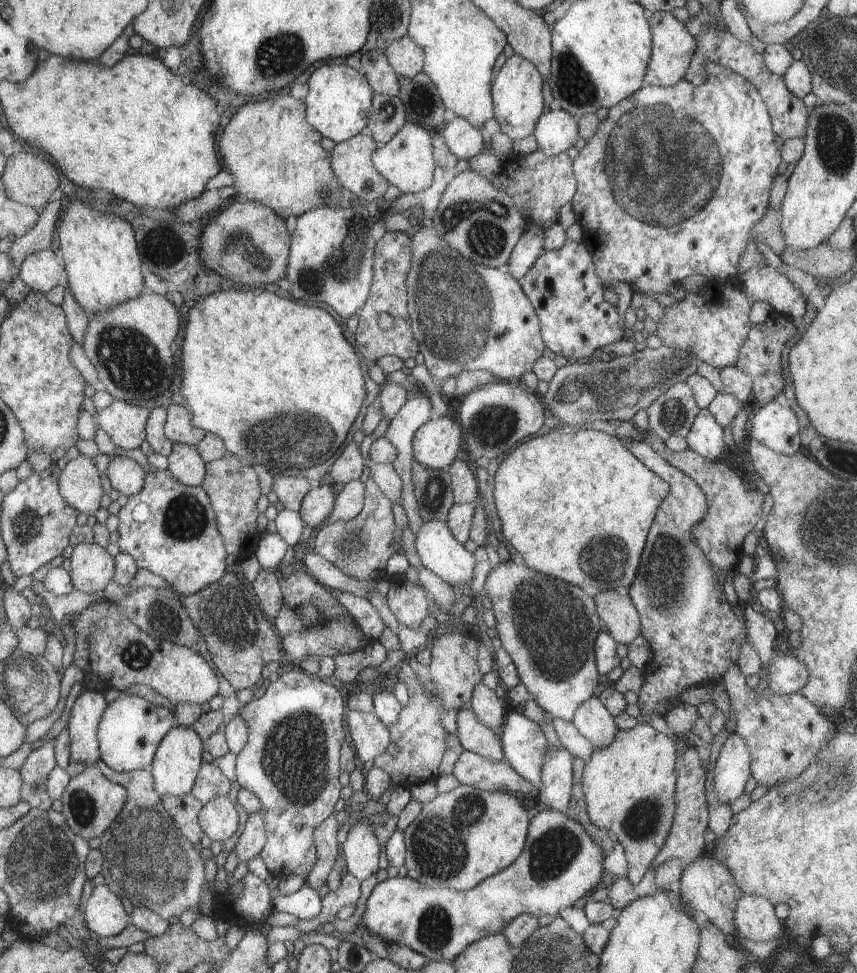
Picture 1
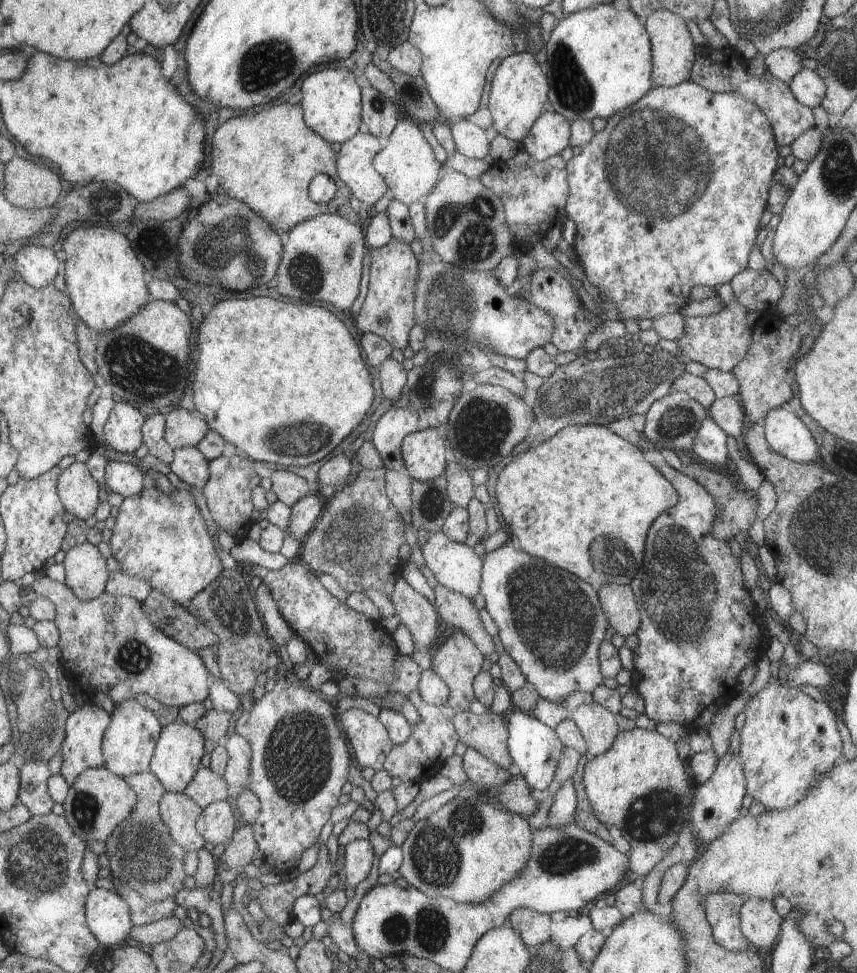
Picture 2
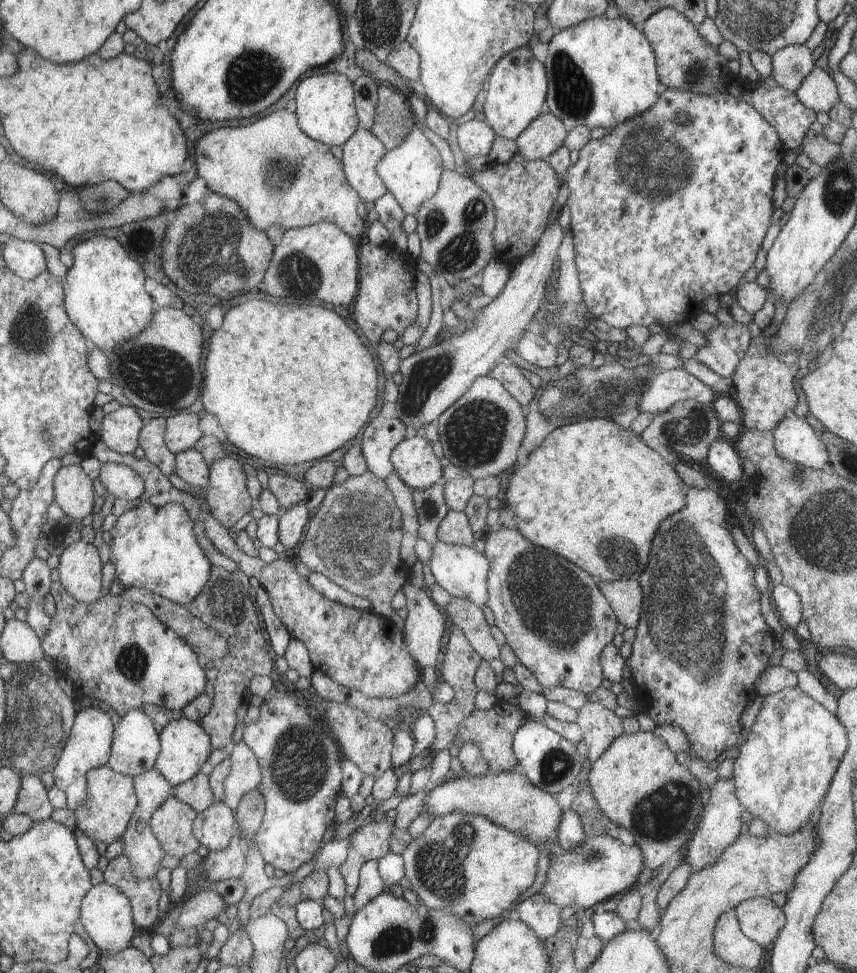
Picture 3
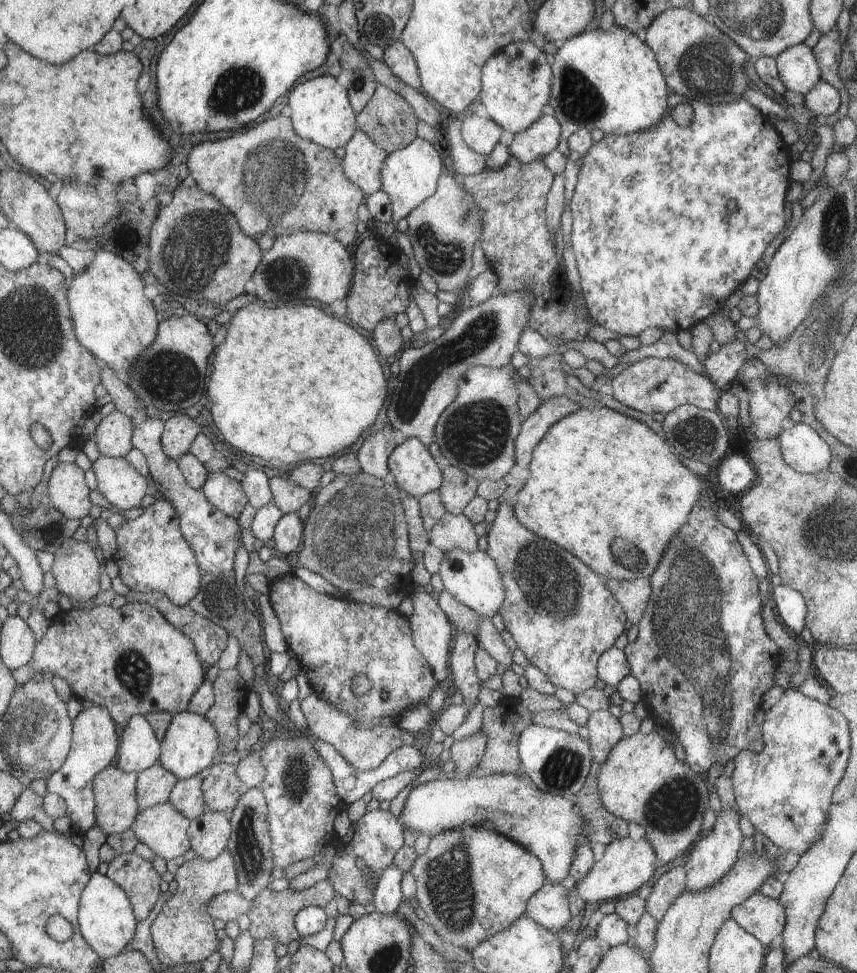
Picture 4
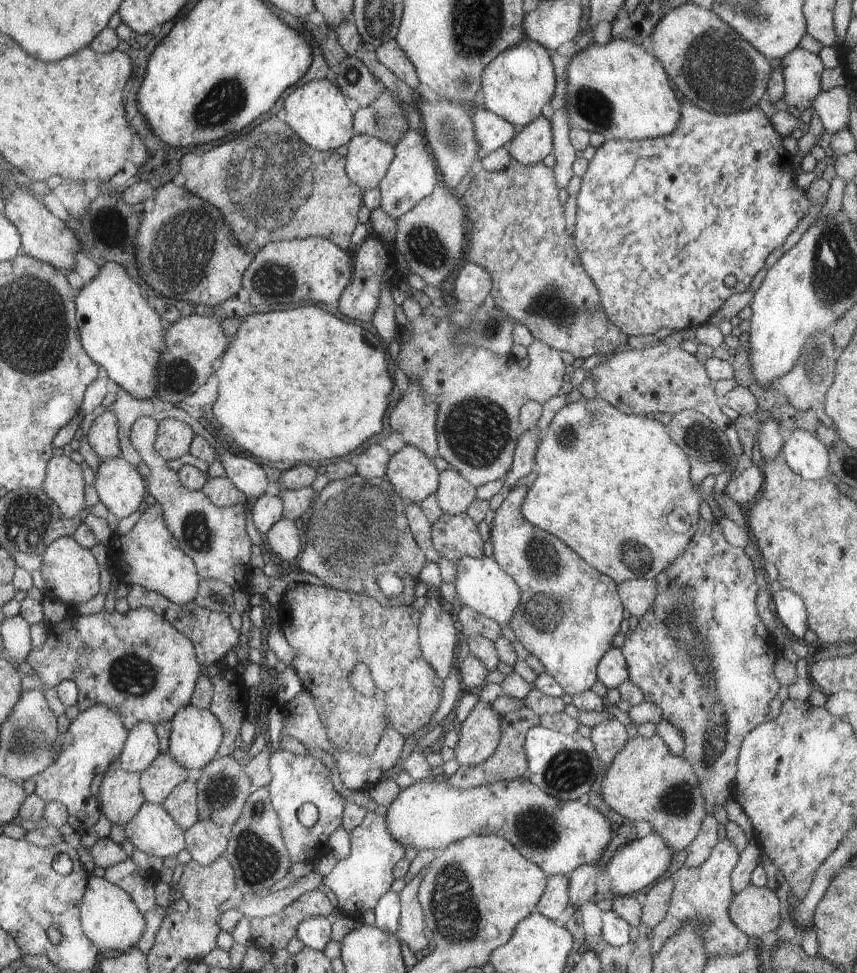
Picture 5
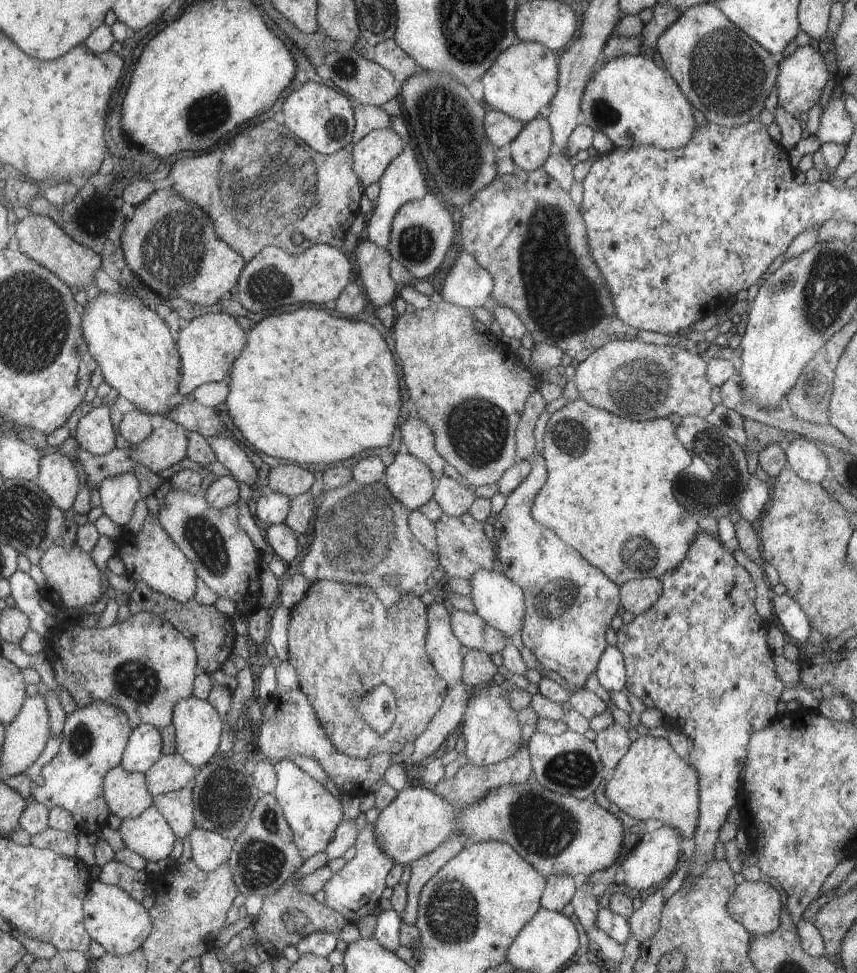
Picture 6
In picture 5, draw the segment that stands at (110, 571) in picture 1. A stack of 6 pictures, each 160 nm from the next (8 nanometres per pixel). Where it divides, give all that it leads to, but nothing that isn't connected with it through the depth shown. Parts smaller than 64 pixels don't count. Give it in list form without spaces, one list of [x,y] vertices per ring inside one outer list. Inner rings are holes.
[[[60,537],[51,542],[41,554],[41,574],[45,580],[42,589],[45,594],[52,595],[64,604],[77,605],[88,602],[100,592],[100,568],[90,550],[86,550],[74,537]]]

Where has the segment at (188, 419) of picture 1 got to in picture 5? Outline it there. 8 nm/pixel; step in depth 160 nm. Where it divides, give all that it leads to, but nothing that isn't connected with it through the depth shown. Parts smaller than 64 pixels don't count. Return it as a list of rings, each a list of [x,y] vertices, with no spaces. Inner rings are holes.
[[[166,417],[159,420],[155,448],[166,460],[176,460],[188,454],[195,435],[187,423],[173,417]]]

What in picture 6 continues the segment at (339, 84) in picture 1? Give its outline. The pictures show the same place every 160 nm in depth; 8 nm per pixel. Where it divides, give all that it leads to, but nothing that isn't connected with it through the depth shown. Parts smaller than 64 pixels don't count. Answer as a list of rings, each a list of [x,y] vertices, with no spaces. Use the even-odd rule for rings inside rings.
[[[314,81],[304,83],[299,89],[292,92],[282,104],[282,114],[284,114],[282,122],[286,128],[292,128],[292,132],[299,136],[300,140],[307,141],[313,149],[326,156],[350,144],[352,132],[355,132],[350,100],[331,87]]]

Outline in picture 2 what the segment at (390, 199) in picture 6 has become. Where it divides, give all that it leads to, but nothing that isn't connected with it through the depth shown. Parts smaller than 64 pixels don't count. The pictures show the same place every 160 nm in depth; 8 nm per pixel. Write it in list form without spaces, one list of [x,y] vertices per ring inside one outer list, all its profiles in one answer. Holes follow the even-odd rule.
[[[404,117],[397,122],[392,134],[384,141],[383,150],[374,156],[373,167],[382,175],[394,199],[407,207],[424,201],[434,190],[445,169],[434,157],[432,146],[424,138],[420,124]]]

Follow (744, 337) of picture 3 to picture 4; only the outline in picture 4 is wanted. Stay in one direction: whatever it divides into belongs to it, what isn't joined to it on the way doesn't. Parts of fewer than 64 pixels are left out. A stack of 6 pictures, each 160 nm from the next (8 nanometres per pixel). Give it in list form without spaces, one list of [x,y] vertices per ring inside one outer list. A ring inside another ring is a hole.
[[[735,340],[727,344],[716,353],[710,354],[702,359],[704,374],[715,384],[718,390],[726,389],[737,376],[740,368],[749,358],[747,344]]]

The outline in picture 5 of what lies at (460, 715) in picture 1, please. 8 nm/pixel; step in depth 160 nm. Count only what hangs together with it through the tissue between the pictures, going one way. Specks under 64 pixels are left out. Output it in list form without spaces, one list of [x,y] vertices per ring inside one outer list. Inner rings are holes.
[[[526,706],[504,715],[501,724],[501,739],[496,752],[488,760],[474,767],[460,765],[460,768],[453,775],[450,775],[448,784],[457,789],[473,789],[483,784],[487,785],[503,780],[528,779],[529,766],[527,765],[527,756],[523,746],[528,730],[538,725],[539,716]]]

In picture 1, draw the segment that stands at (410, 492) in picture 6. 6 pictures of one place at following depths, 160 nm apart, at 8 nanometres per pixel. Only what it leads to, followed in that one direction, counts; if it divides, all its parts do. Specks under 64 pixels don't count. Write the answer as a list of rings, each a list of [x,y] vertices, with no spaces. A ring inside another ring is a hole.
[[[451,414],[420,426],[413,438],[413,455],[426,468],[447,470],[462,444],[462,428]]]

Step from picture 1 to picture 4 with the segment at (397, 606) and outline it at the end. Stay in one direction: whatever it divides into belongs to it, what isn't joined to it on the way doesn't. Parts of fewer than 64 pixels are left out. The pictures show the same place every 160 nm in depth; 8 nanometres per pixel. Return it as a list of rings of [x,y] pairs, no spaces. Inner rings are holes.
[[[415,588],[411,599],[413,600],[414,612],[409,618],[409,623],[414,644],[430,665],[436,680],[449,680],[451,670],[448,662],[450,658],[450,642],[452,642],[455,632],[454,625],[442,608],[440,608],[438,601],[430,595],[429,589]]]

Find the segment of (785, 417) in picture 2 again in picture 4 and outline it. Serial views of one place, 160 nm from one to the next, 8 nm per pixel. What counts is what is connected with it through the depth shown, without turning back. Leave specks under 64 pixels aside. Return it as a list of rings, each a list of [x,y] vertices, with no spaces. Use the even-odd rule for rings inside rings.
[[[796,423],[792,428],[782,429],[776,439],[779,441],[785,463],[796,472],[811,475],[828,469],[830,460],[832,460],[828,443],[810,425]]]

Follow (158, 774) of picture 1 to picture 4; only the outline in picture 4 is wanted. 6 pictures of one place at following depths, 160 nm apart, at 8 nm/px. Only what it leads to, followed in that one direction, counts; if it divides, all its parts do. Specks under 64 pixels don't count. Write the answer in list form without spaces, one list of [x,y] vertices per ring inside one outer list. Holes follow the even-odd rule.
[[[186,710],[172,717],[162,740],[162,757],[158,762],[180,779],[187,779],[213,765],[218,746],[219,733],[215,725],[205,715]]]

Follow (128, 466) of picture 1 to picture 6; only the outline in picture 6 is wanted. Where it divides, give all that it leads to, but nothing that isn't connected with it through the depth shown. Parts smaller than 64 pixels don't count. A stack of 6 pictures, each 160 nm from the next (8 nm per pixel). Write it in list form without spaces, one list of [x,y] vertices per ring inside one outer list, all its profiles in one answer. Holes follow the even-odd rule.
[[[134,472],[108,477],[99,486],[103,514],[125,529],[136,502],[142,498]]]

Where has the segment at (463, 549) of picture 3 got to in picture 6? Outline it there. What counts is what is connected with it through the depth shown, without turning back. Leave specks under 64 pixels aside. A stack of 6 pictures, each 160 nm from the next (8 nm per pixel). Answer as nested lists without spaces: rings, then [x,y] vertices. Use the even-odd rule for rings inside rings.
[[[478,568],[470,582],[472,584],[470,597],[476,607],[476,614],[480,615],[486,624],[503,632],[508,638],[520,634],[525,619],[525,594],[523,590],[499,569],[489,571]]]

